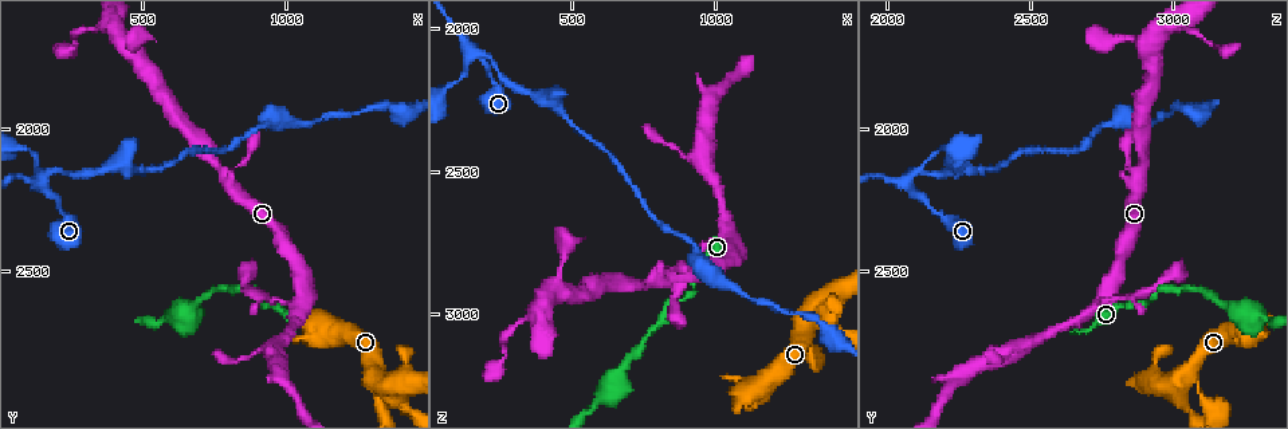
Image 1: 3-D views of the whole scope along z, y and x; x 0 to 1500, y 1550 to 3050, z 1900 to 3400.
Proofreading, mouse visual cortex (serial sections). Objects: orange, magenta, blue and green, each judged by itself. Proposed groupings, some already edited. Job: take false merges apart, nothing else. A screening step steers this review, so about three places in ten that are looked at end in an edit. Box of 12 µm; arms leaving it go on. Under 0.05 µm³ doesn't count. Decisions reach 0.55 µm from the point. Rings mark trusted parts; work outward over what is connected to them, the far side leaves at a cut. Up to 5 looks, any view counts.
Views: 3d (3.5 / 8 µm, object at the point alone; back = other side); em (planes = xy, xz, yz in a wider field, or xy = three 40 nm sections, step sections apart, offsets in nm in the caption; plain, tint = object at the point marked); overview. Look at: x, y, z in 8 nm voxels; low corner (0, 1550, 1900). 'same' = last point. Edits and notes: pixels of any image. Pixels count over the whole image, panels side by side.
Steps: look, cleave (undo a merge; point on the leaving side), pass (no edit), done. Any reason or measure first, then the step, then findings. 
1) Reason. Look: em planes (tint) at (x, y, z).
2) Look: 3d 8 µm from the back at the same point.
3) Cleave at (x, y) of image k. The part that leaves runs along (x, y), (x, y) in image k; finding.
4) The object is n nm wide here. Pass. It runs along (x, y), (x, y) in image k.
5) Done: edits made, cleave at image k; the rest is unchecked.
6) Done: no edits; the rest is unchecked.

Thick turns thin. Look: 3d 8 µm at (140, 2170, 2070).

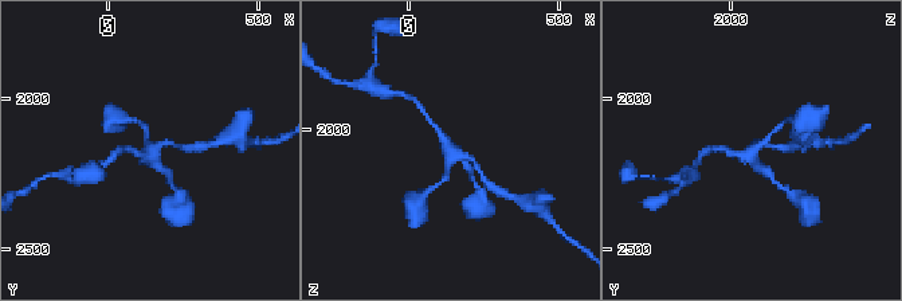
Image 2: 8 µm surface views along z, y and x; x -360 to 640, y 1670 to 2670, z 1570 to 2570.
4 arms meet here; the arms are 150, 150, 200, 200 nm wide. Look: em planes (tint) at (140, 2180, 2070).

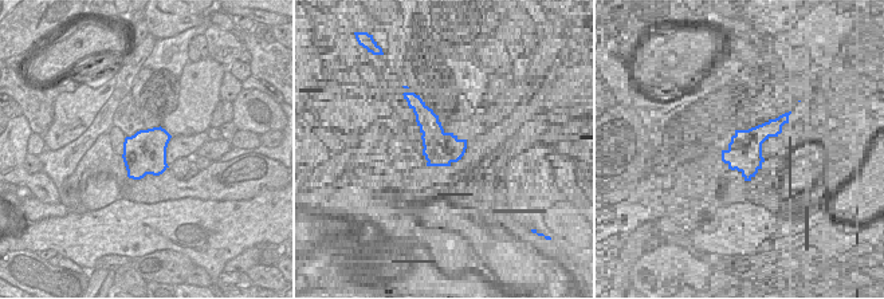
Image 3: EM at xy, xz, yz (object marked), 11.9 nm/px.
Pass. All the same cell.

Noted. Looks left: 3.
Narrows sharply. Look: 3d 8 µm at (910, 2620, 2920).

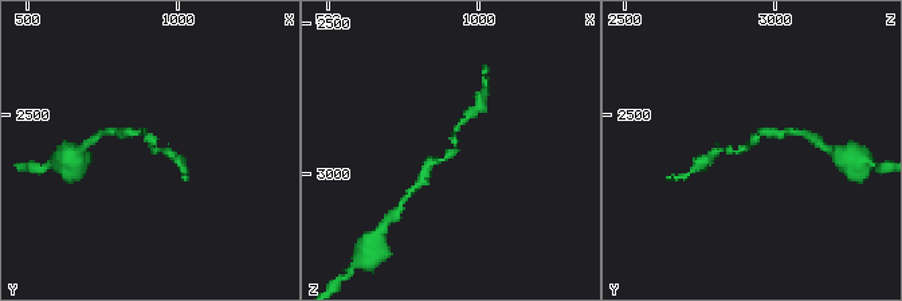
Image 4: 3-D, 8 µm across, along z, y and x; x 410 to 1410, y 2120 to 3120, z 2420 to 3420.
Zoom in. Look: 3d 3.5 µm at (910, 2610, 2910).

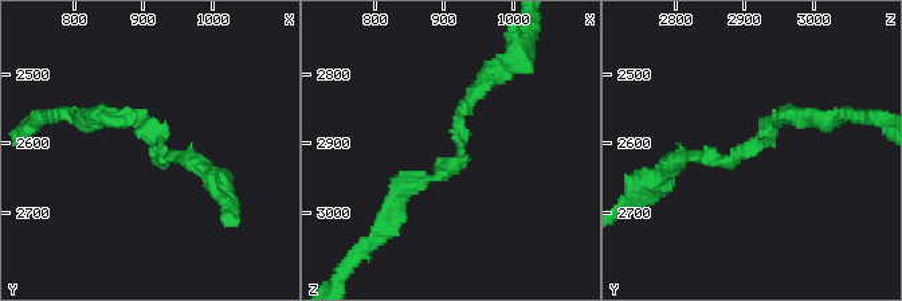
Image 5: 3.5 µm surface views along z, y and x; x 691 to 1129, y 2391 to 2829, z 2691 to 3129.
Cleave at (789, 116) of image 5. The part that leaves runs along (777, 120), (780, 116), (866, 116) in image 5; two cells meet here.

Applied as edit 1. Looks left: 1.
Done: edits made, cleave at image 5; the rest is unchecked.

